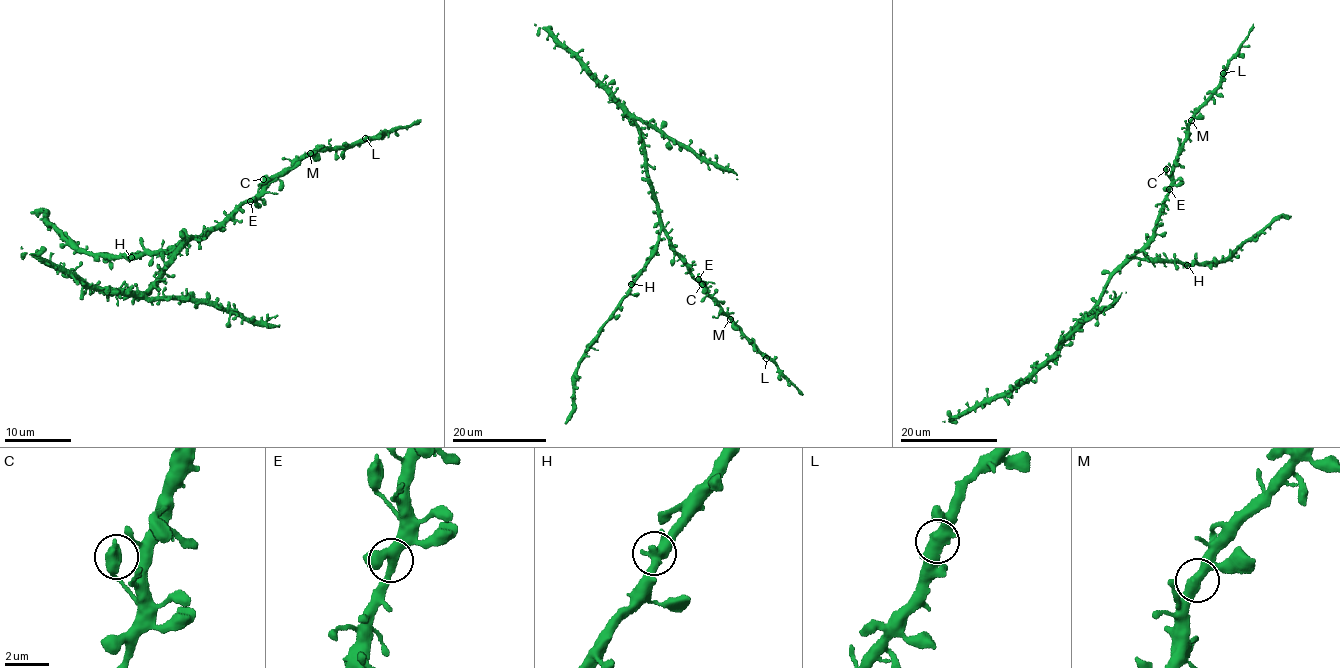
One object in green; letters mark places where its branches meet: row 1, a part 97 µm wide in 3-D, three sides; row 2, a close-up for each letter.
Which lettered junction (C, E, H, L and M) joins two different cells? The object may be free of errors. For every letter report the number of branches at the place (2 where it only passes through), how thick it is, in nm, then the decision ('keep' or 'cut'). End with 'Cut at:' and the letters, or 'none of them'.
C: branches 1; calibre 650 nm; keep
E: branches 3; calibre 440 nm; keep
H: branches 2; calibre 500 nm; keep
L: branches 2; calibre 500 nm; keep
M: branches 2; calibre 460 nm; keep
Cut at: none of them

